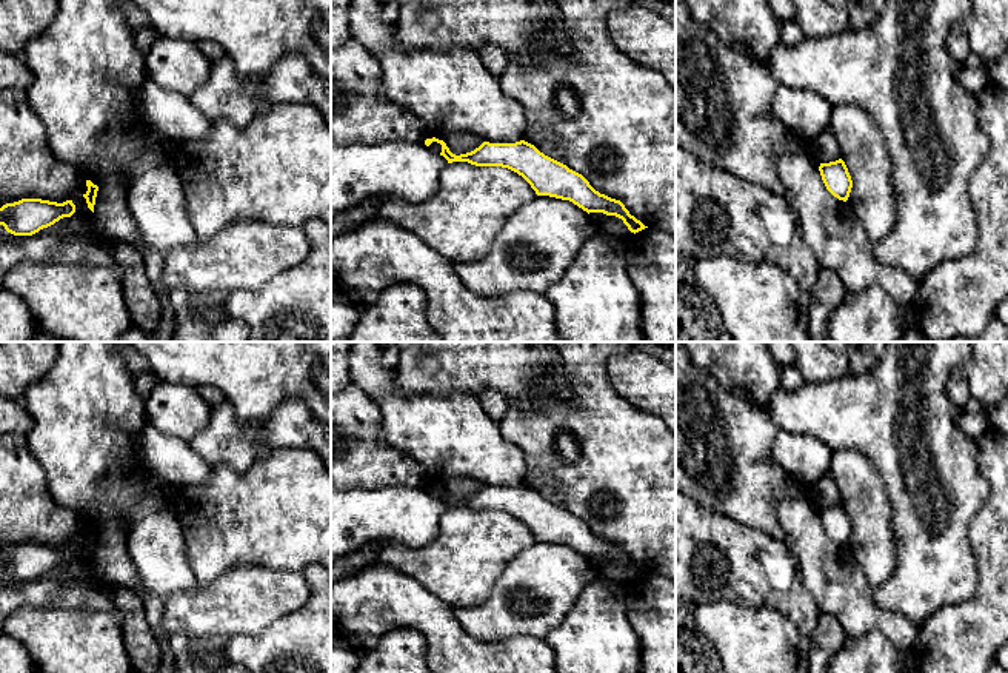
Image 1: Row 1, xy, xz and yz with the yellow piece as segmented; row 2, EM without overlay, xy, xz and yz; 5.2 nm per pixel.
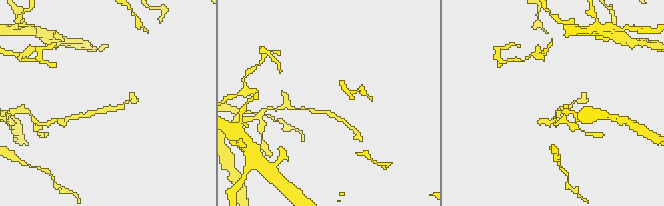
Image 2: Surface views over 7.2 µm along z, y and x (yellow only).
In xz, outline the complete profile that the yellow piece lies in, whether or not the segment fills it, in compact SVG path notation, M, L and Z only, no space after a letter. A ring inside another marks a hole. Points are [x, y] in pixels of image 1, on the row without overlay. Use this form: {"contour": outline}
{"contour": "M436 482L426 484L425 490L432 487L442 490L442 497L448 508L468 507L476 511L502 511L522 521L537 541L549 541L569 545L583 556L603 557L623 565L631 578L639 578L645 571L629 559L620 545L611 544L596 536L589 527L566 510L545 501L534 490L520 485L516 488L489 488L483 487L471 497L456 501L443 485Z"}

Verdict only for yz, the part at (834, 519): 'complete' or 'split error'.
complete

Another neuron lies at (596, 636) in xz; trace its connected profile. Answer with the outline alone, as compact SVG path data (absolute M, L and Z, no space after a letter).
M599 574L580 591L562 624L545 636L545 642L554 651L557 673L642 673L640 642L628 619L626 594L628 584Z

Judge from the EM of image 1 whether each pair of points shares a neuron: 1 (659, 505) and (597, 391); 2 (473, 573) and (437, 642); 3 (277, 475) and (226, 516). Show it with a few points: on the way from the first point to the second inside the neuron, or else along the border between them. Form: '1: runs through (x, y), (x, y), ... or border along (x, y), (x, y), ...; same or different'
1: runs through (631, 478), (597, 444), (597, 419); same
2: border along (422, 587), (453, 609); different
3: runs through (265, 487), (239, 513); same

